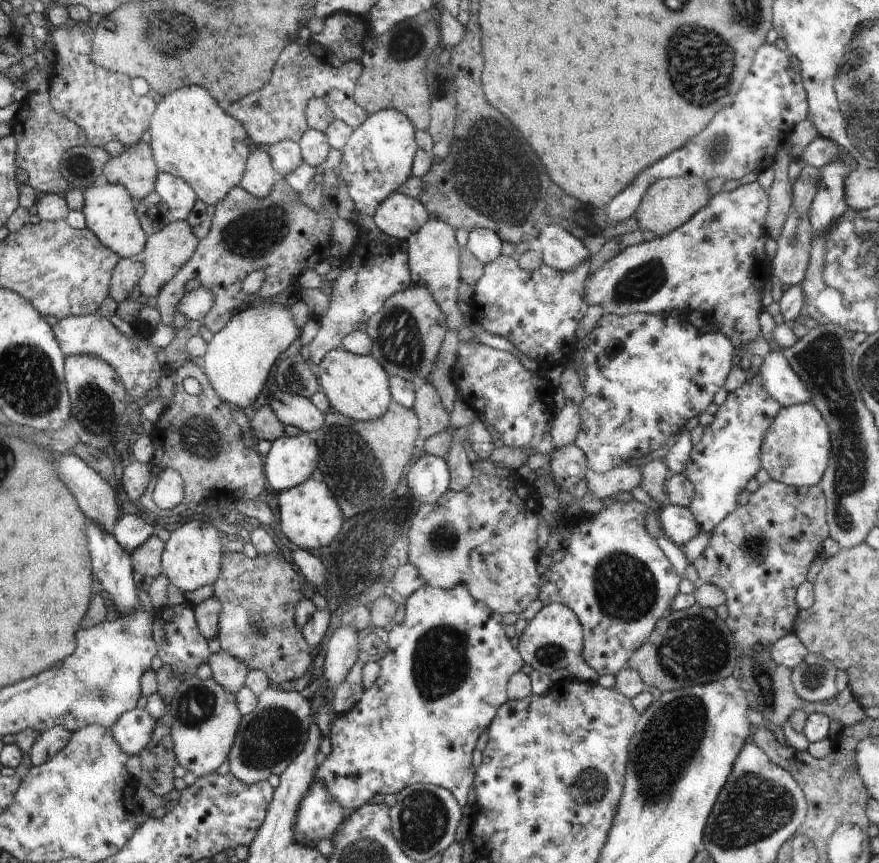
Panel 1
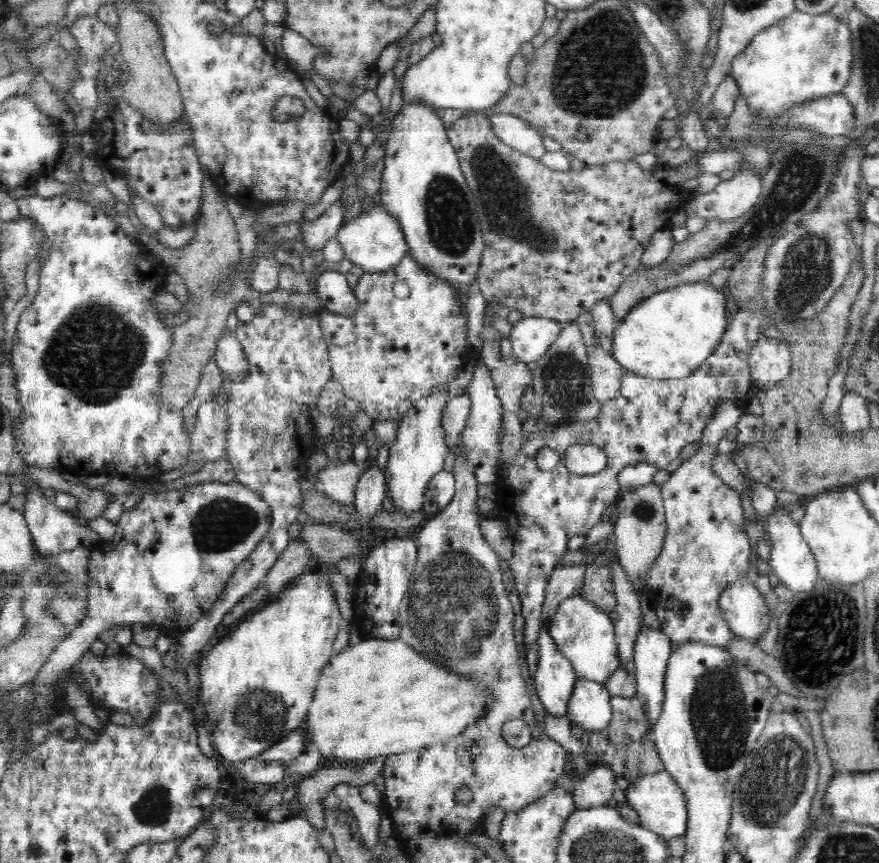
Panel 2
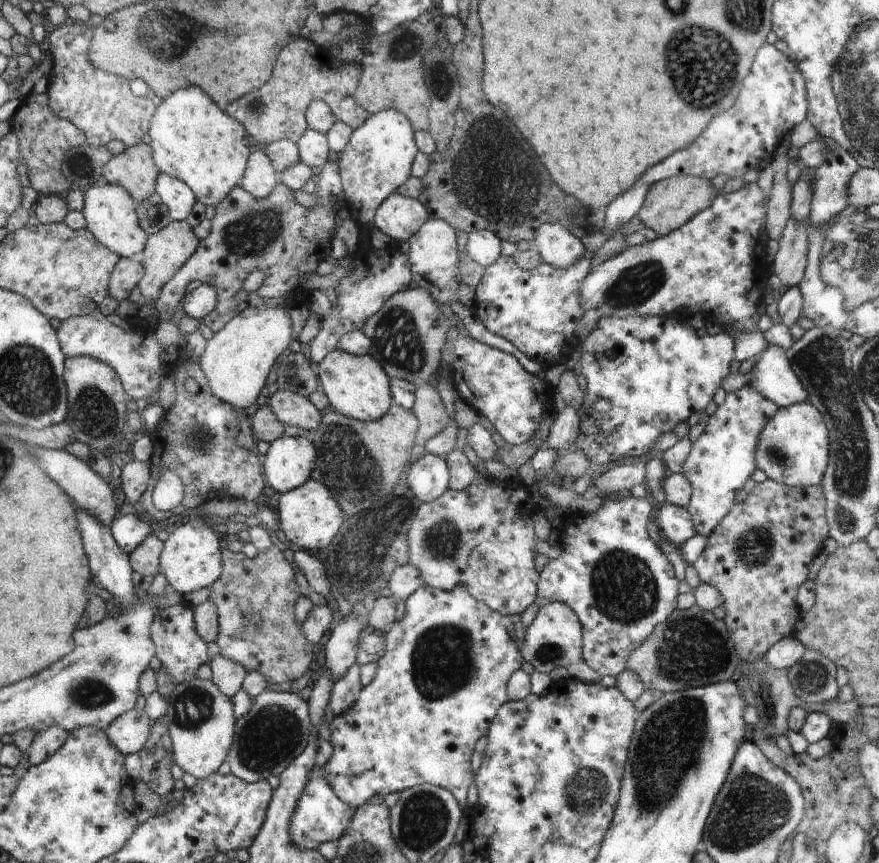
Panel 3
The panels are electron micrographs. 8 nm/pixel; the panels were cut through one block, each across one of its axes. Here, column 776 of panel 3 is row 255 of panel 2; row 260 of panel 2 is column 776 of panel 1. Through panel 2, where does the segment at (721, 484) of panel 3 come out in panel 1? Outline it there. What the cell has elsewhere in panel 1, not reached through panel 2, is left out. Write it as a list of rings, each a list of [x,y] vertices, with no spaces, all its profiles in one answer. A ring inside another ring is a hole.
[[[753,376],[740,388],[727,394],[712,423],[703,428],[701,441],[693,446],[690,462],[684,472],[694,487],[689,508],[703,532],[714,531],[720,522],[735,511],[738,494],[760,470],[764,435],[782,407],[779,401],[768,394],[760,378]]]

